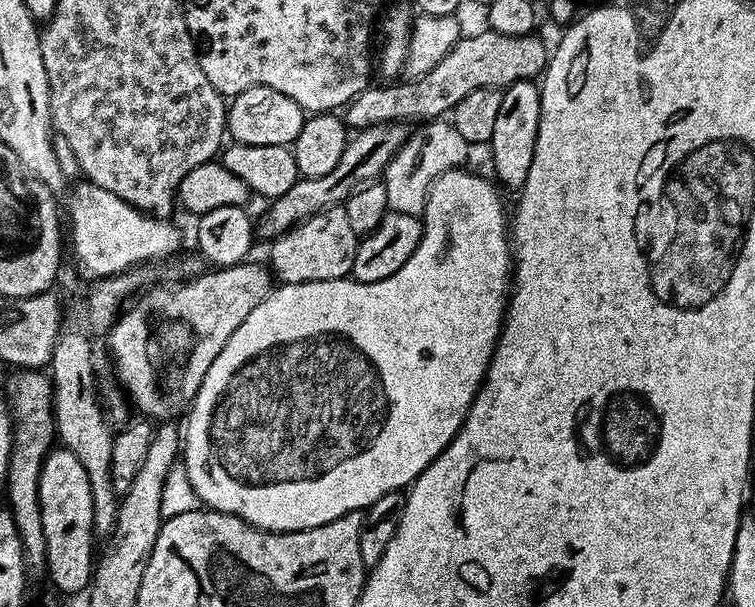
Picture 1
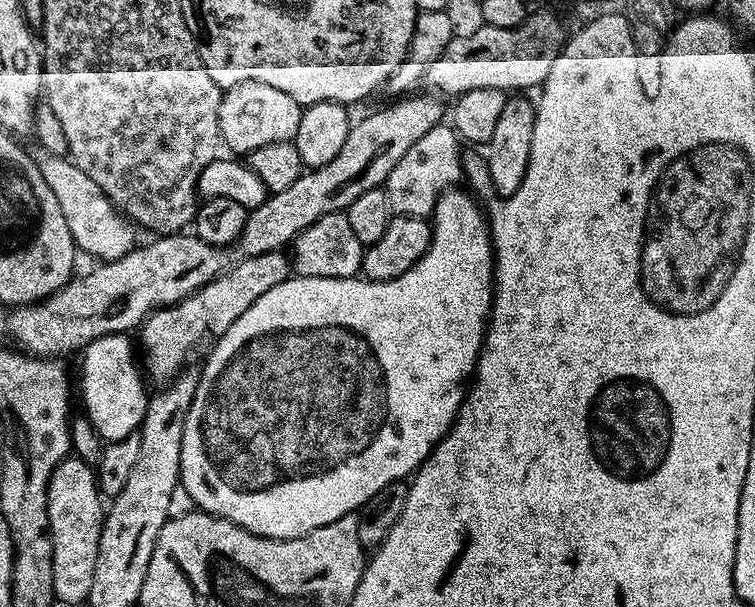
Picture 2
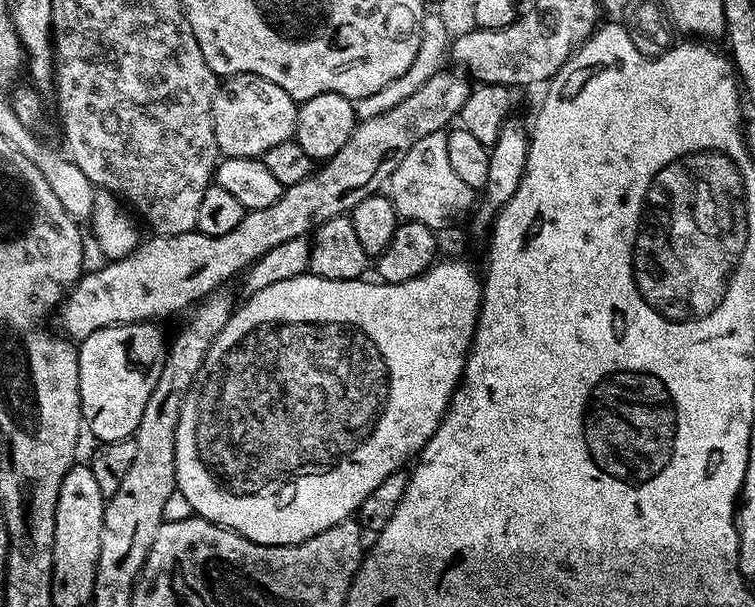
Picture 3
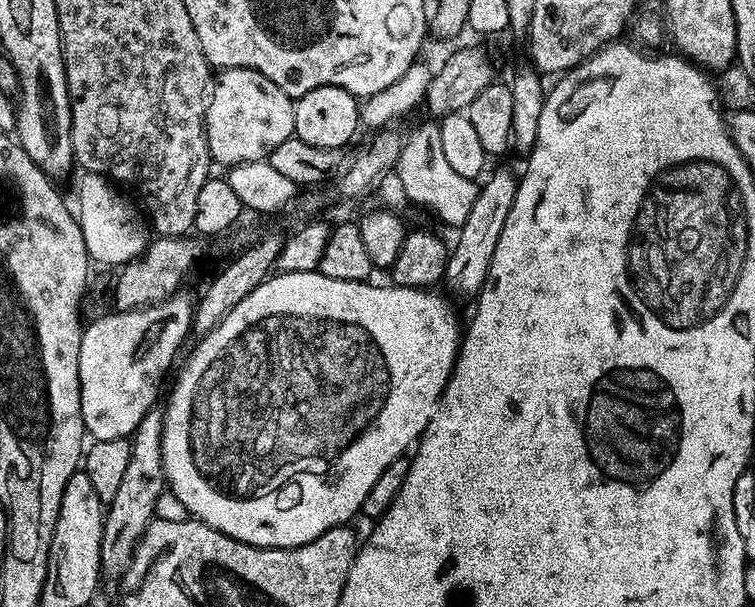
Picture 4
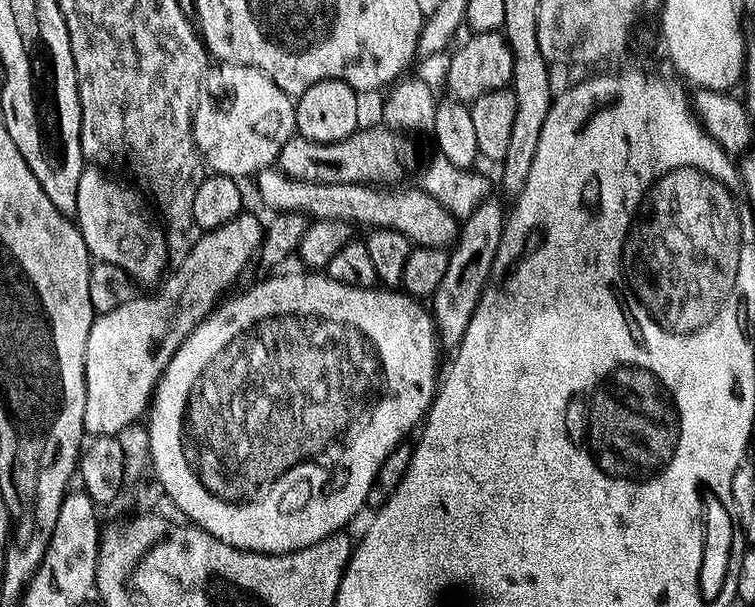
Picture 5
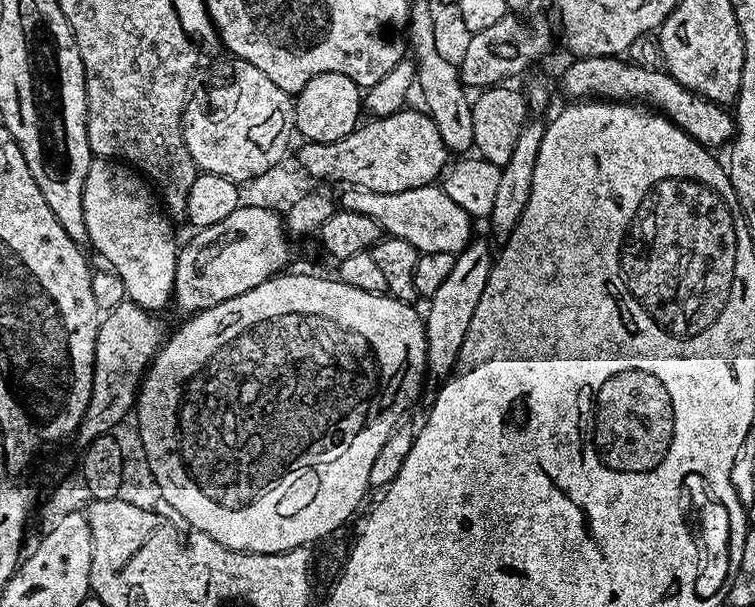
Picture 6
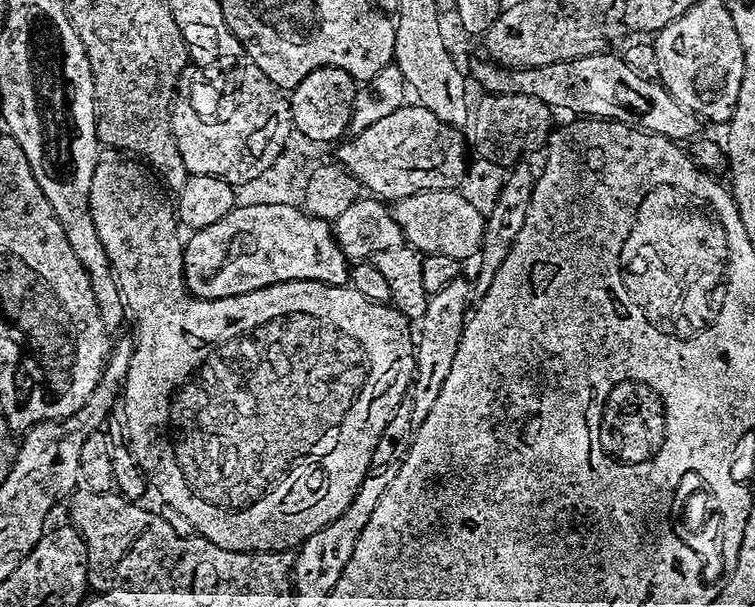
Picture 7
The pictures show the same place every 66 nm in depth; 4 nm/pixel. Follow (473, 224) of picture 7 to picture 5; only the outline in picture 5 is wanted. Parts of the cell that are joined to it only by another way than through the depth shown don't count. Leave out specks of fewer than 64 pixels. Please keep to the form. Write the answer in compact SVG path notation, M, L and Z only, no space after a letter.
M275 167L256 173L254 181L263 207L273 208L271 211L276 214L302 212L312 220L341 220L353 226L365 224L368 230L393 228L398 234L406 234L413 245L422 248L448 248L456 242L457 218L420 186L385 190L371 184L319 184L295 180Z

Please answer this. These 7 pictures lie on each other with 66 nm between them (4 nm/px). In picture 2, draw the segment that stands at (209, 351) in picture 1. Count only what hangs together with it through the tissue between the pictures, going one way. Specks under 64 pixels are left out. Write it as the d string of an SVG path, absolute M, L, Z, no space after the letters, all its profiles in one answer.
M287 251L258 254L254 258L246 258L233 264L227 272L214 278L214 282L202 286L185 300L179 300L166 308L157 308L138 329L138 344L142 349L147 375L151 379L153 376L156 380L164 380L160 382L171 381L191 361L188 359L191 358L192 351L203 340L211 341L230 330L234 322L238 322L238 318L242 318L242 314L246 314L246 310L250 310L250 306L254 306L254 302L258 302L262 294L266 294L266 290L274 290L274 286L289 279L289 276L290 256Z

